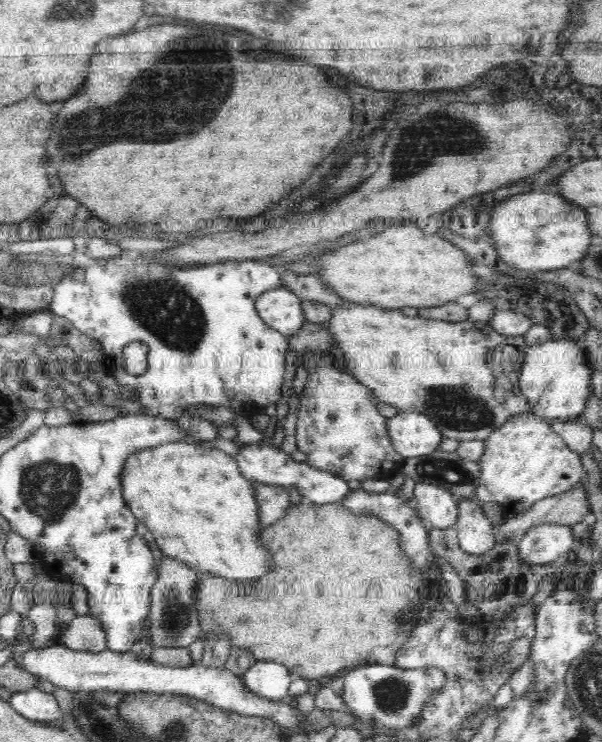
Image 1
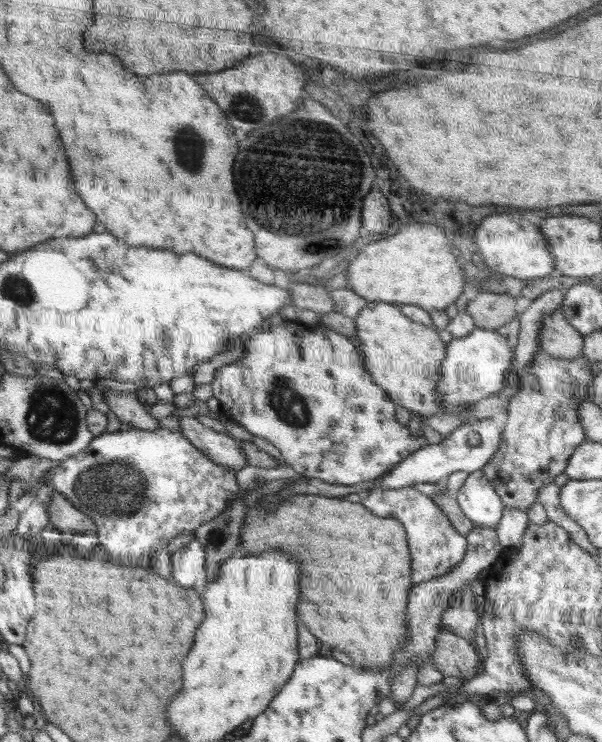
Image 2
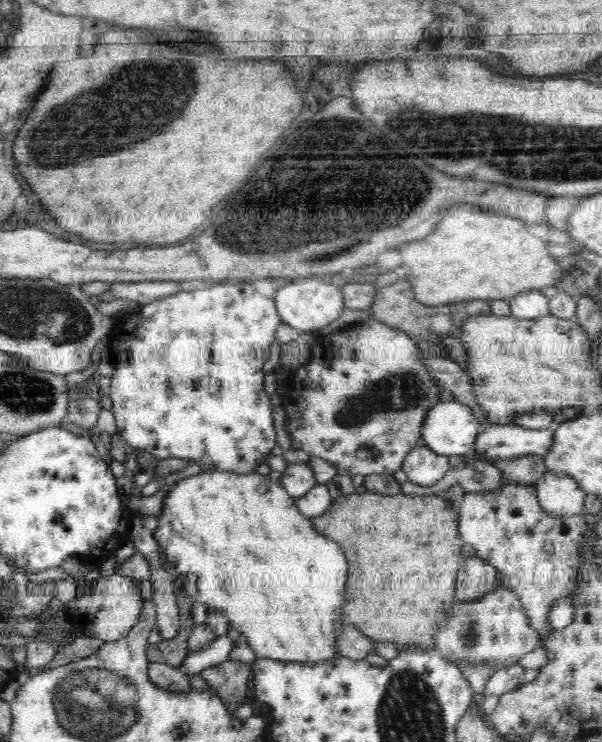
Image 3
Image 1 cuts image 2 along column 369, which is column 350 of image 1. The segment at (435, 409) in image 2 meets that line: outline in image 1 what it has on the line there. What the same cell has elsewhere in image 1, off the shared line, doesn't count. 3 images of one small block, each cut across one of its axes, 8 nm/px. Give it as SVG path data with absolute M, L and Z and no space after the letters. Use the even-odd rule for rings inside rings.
M345 301L344 305L332 307L332 316L327 321L328 329L332 333L334 344L338 347L344 356L344 364L341 365L342 370L352 373L356 381L364 384L368 389L372 389L372 395L376 400L391 404L398 408L399 411L421 412L436 423L436 427L440 429L440 433L445 438L456 440L484 440L488 438L492 432L498 430L508 419L520 413L530 413L530 403L528 397L524 397L520 393L520 370L522 370L523 355L525 354L526 341L522 335L504 336L492 329L489 321L476 321L468 319L462 322L448 322L445 320L425 319L420 315L409 317L403 314L400 309L384 309L371 305L358 305Z

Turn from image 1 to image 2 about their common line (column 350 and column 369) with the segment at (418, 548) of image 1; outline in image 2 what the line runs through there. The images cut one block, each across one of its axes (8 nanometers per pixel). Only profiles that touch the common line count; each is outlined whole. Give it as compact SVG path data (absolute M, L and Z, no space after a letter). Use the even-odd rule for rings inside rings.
M400 487L394 490L371 490L363 495L362 504L368 511L380 518L394 518L402 523L409 543L412 560L411 582L413 585L450 574L464 560L467 552L467 539L459 534L446 518L440 507L413 487Z

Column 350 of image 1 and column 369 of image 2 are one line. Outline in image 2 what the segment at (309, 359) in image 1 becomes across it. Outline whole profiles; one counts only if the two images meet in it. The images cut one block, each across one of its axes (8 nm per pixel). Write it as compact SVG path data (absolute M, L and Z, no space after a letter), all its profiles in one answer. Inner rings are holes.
M292 314L286 315L280 325L266 331L254 331L243 357L220 367L210 384L214 398L219 400L230 421L269 440L280 451L284 463L308 478L340 485L374 480L428 445L423 435L412 437L408 427L398 423L395 417L397 404L372 380L349 337L320 323L305 325Z

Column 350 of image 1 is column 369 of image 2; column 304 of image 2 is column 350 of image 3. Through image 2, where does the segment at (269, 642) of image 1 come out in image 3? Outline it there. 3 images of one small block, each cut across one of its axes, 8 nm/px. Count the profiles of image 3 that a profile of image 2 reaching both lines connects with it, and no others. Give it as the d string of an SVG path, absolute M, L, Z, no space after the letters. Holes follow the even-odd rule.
M367 491L364 493L352 493L344 498L338 498L324 512L322 516L316 516L309 519L312 522L314 530L322 534L328 539L336 541L342 548L344 554L348 558L348 580L346 580L346 598L344 598L344 606L340 607L340 623L353 626L354 629L360 630L364 636L374 639L376 642L394 643L398 650L432 649L434 648L434 636L438 632L437 622L443 621L449 614L447 610L454 603L456 579L458 576L458 568L463 561L464 549L458 533L459 515L454 510L452 502L445 498L445 493L436 497L410 497L400 492L395 496L383 496L382 494Z

